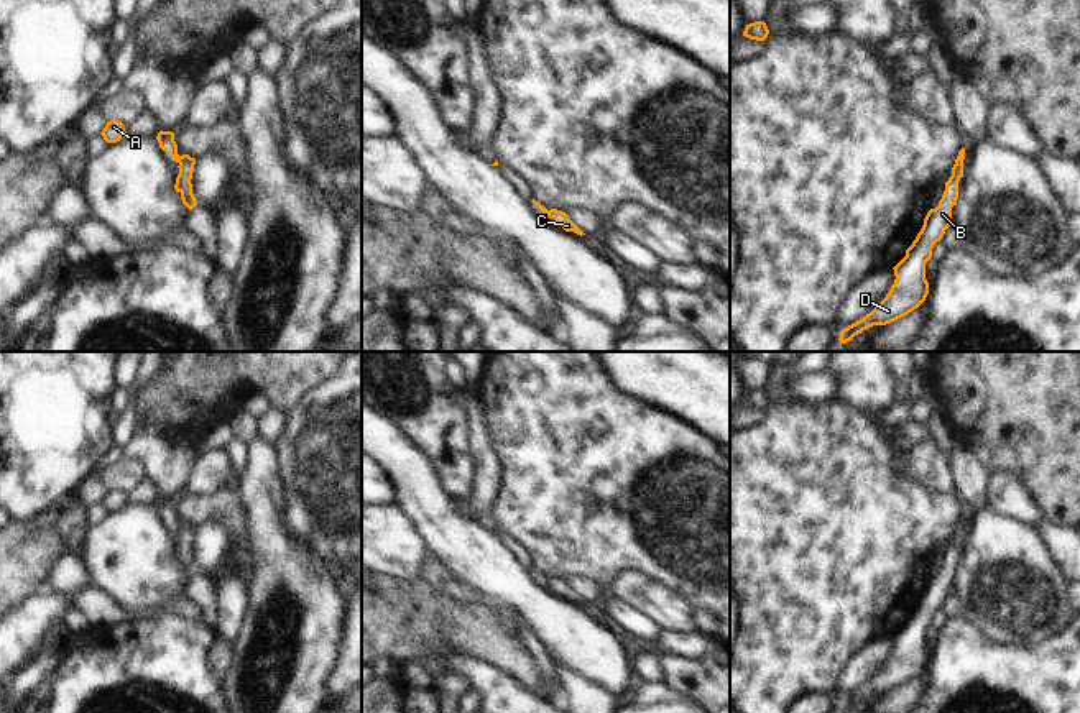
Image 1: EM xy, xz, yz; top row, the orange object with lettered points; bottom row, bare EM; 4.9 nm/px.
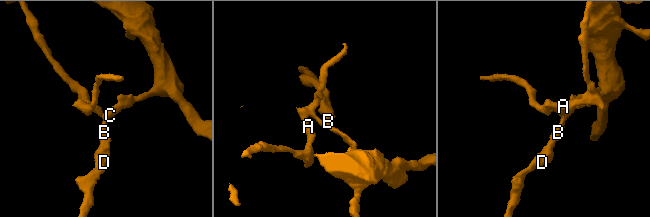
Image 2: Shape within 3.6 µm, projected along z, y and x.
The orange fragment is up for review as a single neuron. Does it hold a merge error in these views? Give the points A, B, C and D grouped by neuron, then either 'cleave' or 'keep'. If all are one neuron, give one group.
groups A / B C D; cleave

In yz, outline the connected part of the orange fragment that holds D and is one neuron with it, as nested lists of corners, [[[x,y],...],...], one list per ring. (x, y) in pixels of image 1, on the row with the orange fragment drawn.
[[[965,148],[958,151],[939,205],[927,212],[921,232],[906,250],[906,256],[893,268],[896,279],[889,292],[870,314],[840,330],[840,345],[873,325],[886,325],[907,315],[925,301],[929,294],[925,263],[932,258],[934,245],[942,240],[952,223],[952,207],[957,205],[958,199],[958,181],[963,177],[963,159]]]

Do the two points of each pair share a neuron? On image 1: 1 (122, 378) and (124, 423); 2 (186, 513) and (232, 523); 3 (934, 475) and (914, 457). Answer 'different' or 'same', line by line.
1: different
2: same
3: same

